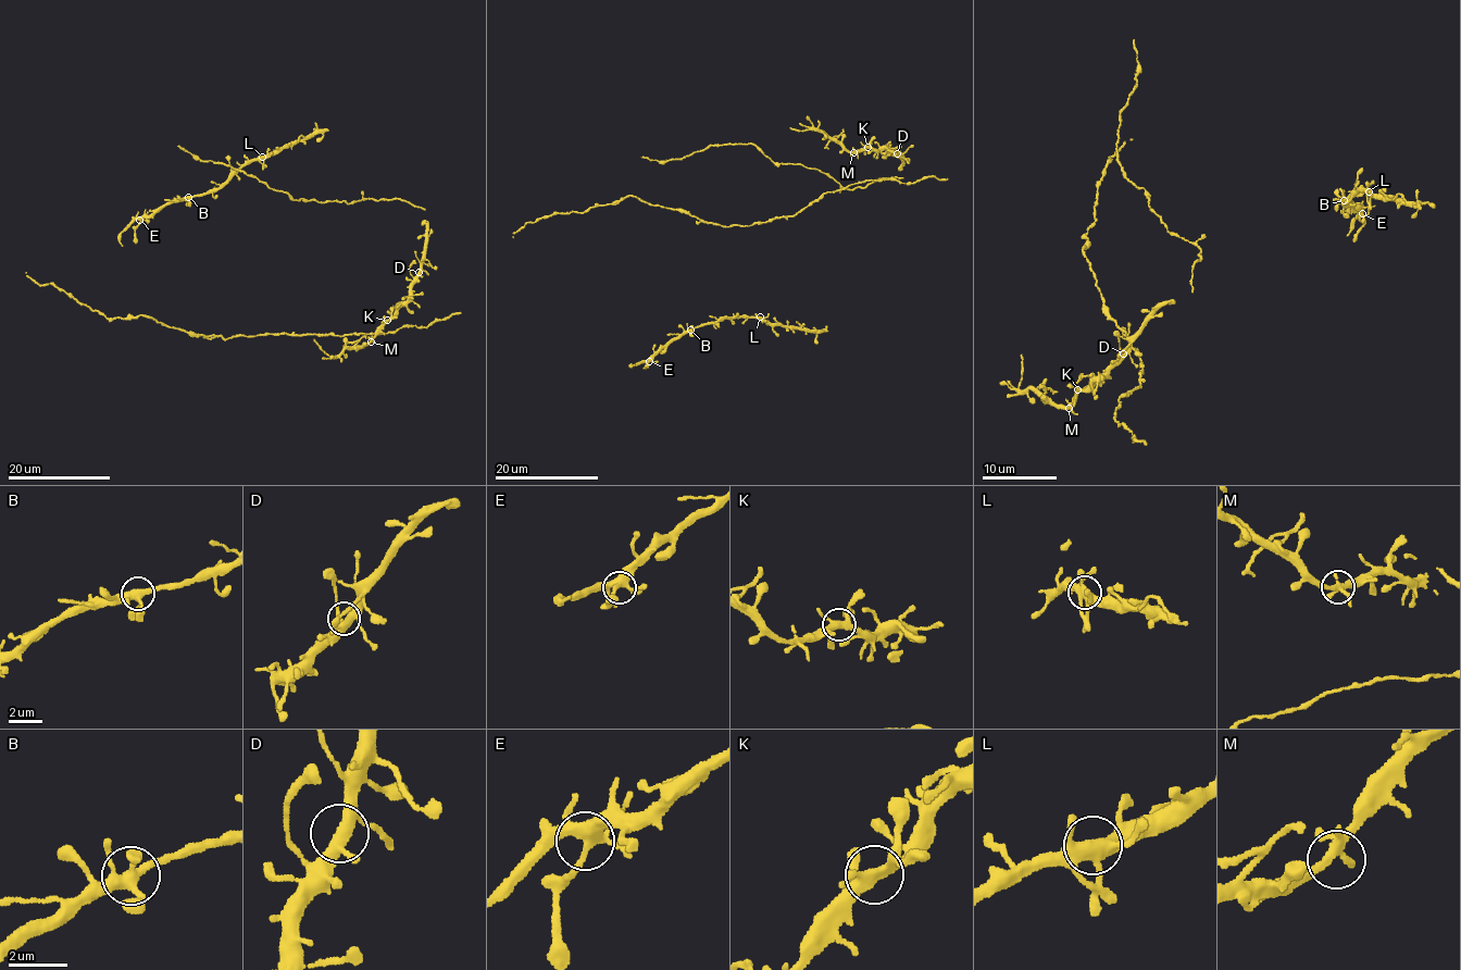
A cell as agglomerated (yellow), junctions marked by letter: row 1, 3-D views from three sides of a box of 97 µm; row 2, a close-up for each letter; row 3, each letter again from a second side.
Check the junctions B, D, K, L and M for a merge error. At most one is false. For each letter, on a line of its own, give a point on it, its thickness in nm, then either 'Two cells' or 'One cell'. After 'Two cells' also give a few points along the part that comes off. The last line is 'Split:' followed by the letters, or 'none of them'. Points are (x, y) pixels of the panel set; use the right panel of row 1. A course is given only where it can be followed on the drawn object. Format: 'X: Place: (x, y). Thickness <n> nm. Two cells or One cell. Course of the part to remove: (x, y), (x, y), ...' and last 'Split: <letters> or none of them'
B: Place: (1344, 200). Thickness 360 nm. One cell
D: Place: (1123, 353). Thickness 360 nm. One cell
K: Place: (1077, 389). Thickness 360 nm. One cell
L: Place: (1369, 191). Thickness 380 nm. One cell
M: Place: (1069, 408). Thickness 260 nm. One cell
Split: none of them

